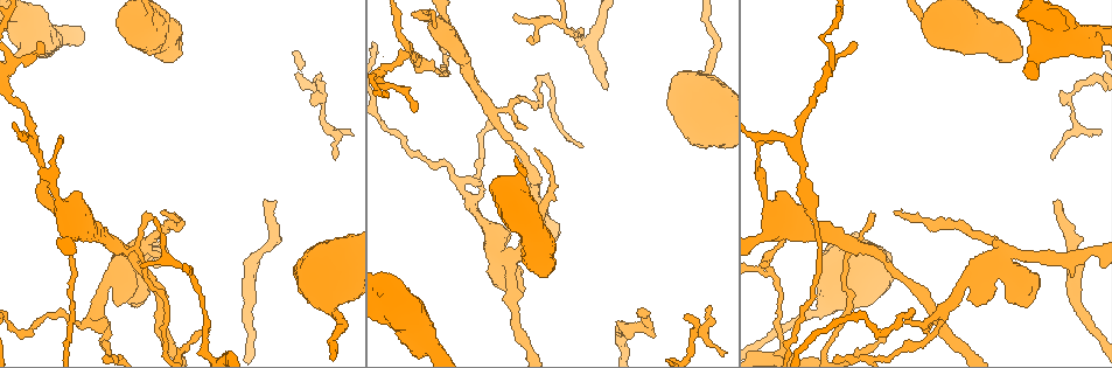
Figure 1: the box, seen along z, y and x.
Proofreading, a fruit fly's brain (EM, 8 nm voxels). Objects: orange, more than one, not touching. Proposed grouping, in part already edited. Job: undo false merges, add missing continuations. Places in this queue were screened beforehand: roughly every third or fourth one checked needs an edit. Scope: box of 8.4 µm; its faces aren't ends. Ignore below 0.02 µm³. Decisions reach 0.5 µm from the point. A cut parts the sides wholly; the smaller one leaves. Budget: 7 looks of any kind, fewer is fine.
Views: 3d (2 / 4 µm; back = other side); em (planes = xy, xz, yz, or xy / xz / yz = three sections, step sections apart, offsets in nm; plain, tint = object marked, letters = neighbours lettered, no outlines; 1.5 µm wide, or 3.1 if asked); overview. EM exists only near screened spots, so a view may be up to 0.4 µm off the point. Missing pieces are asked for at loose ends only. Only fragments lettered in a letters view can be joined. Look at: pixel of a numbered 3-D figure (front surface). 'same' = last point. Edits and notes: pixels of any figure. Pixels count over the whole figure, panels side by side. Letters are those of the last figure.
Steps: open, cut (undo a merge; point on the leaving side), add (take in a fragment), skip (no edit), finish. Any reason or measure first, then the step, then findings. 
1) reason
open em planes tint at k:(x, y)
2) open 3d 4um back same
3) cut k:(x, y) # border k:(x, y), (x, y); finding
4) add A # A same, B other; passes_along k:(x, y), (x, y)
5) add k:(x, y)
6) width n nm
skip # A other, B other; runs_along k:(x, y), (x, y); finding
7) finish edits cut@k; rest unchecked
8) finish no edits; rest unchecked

three-way junction
open 3d 2um at 1:(203, 346)

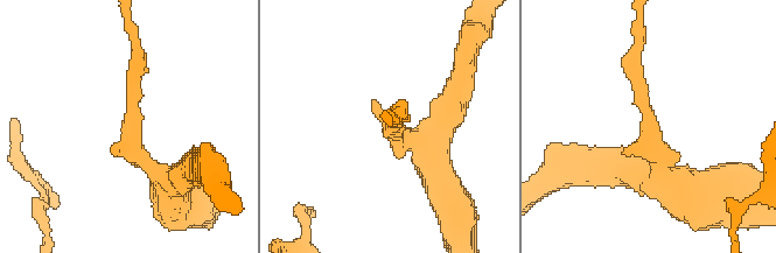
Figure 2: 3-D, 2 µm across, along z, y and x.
arms 3; need the tissue
open em planes plain at 2:(652, 133)

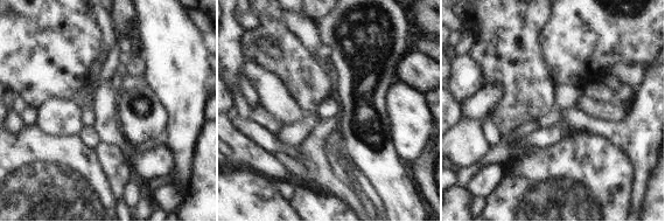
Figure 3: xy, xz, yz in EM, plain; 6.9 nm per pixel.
open em planes letters same

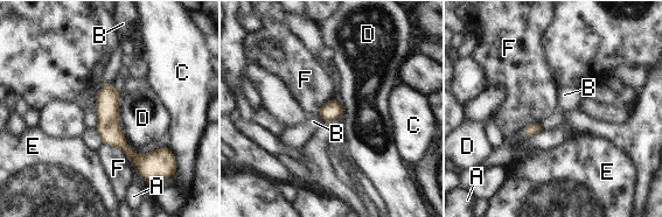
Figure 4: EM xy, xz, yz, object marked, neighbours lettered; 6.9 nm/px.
skip # A other, B other, C other, D other, E other, F other; border 4:(120, 93), (119, 128), (131, 147); continuous, no second neuron

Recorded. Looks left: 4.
tapers out
open em yz step 8 plain at 1:(157, 219)

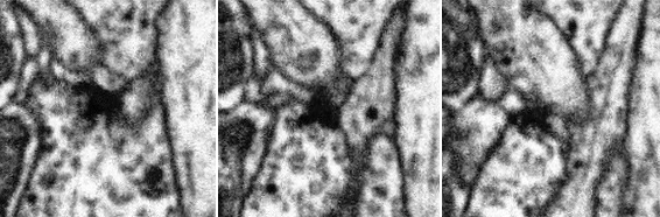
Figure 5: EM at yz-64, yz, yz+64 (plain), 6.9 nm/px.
open em yz step 8 letters same

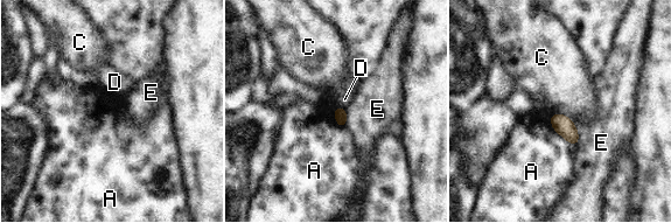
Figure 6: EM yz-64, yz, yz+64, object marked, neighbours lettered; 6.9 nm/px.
width 90 nm
skip # A other, C other, D other, E other; none of them fits

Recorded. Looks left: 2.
tapers out
open em planes letters at 1:(434, 28)

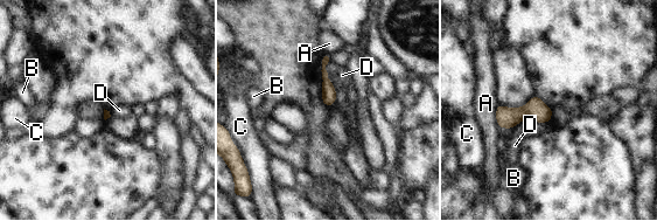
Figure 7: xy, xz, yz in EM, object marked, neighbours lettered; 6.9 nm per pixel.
skip # A other, B other, C other, D other; no lettered fragment goes on from it

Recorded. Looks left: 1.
finish no edits; rest unchecked

